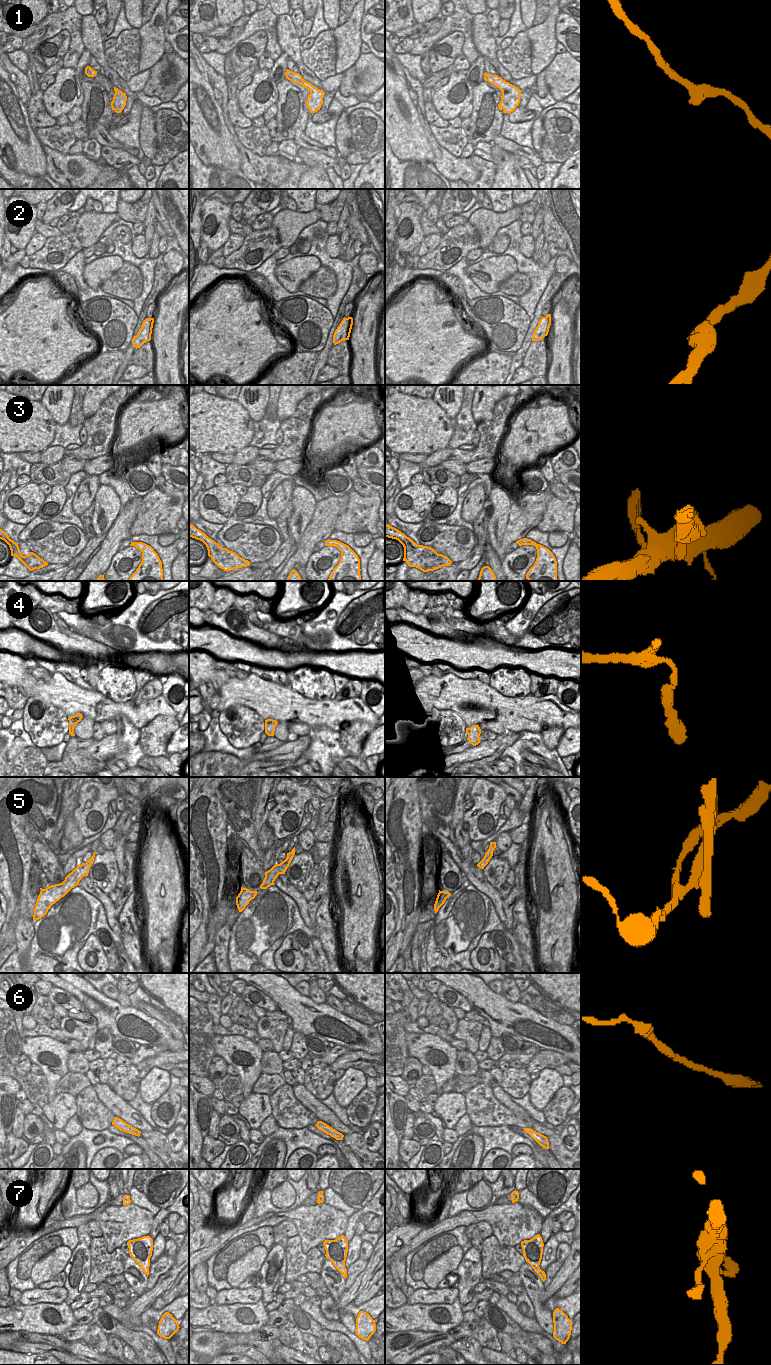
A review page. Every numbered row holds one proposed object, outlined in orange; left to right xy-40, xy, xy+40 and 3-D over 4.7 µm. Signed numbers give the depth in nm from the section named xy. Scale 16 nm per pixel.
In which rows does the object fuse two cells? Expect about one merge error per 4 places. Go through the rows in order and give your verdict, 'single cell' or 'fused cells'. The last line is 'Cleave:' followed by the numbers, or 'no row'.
1: single cell
2: single cell
3: fused cells
4: single cell
5: fused cells
6: single cell
7: single cell
Cleave: 3, 5

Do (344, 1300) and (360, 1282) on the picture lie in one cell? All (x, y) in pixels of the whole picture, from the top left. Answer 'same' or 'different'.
same

